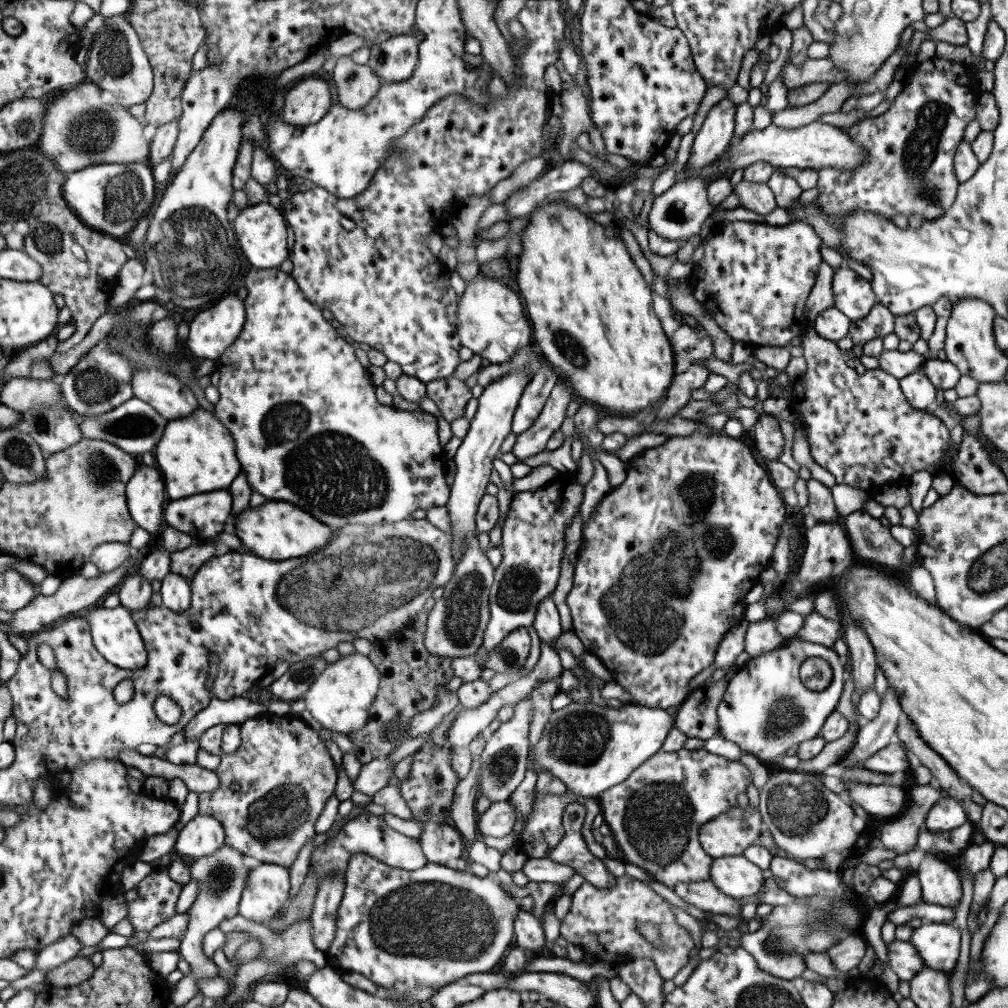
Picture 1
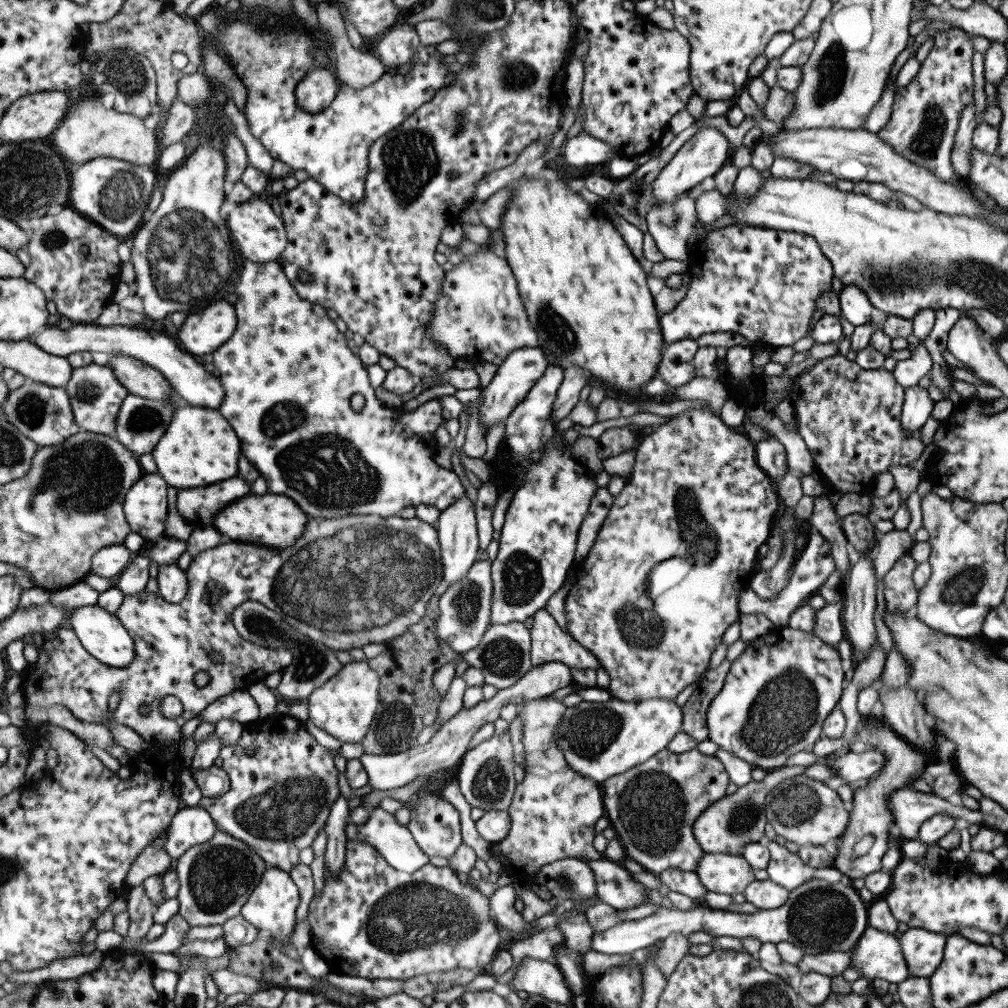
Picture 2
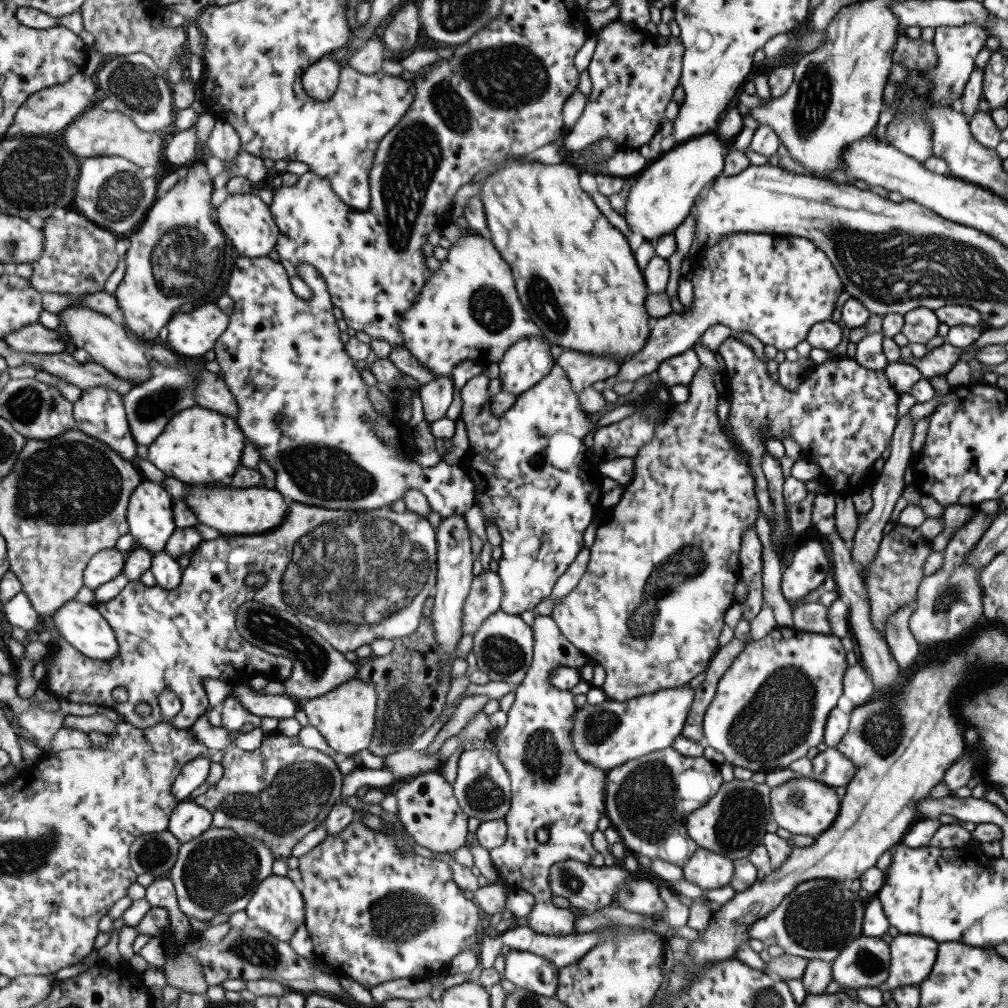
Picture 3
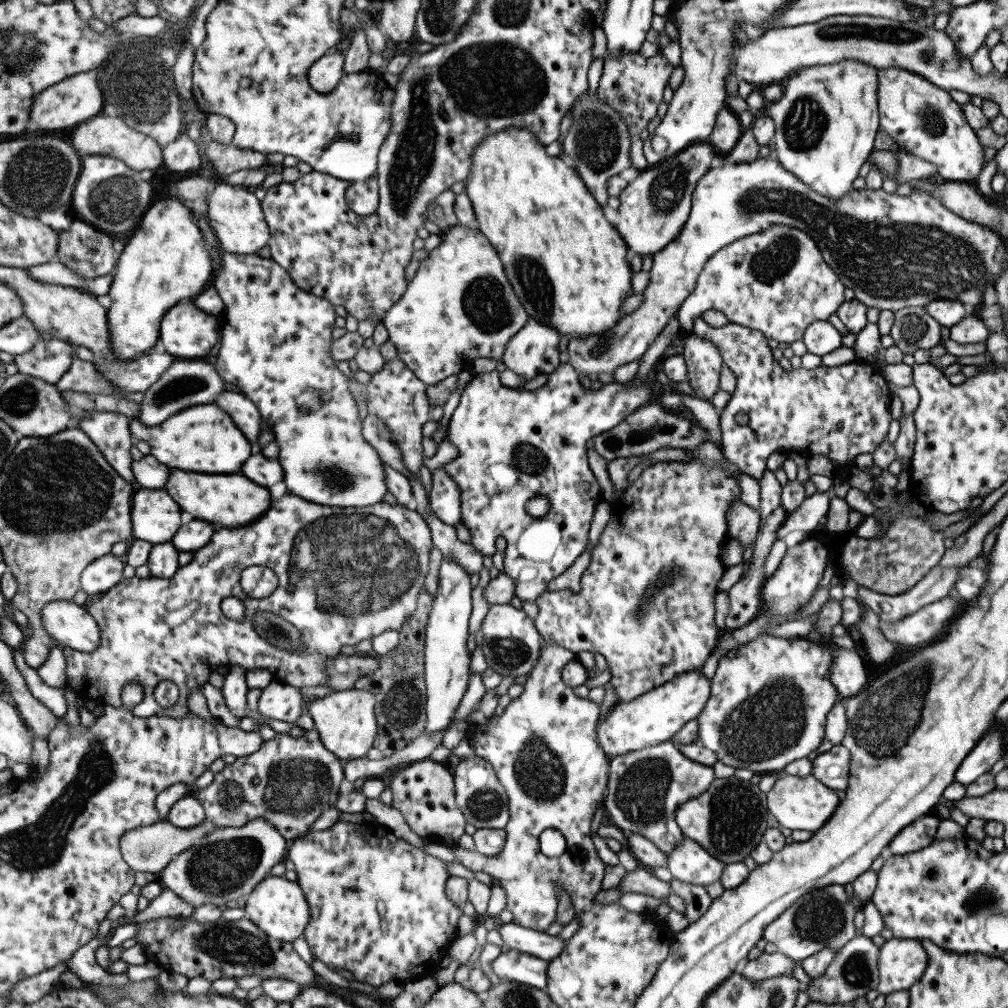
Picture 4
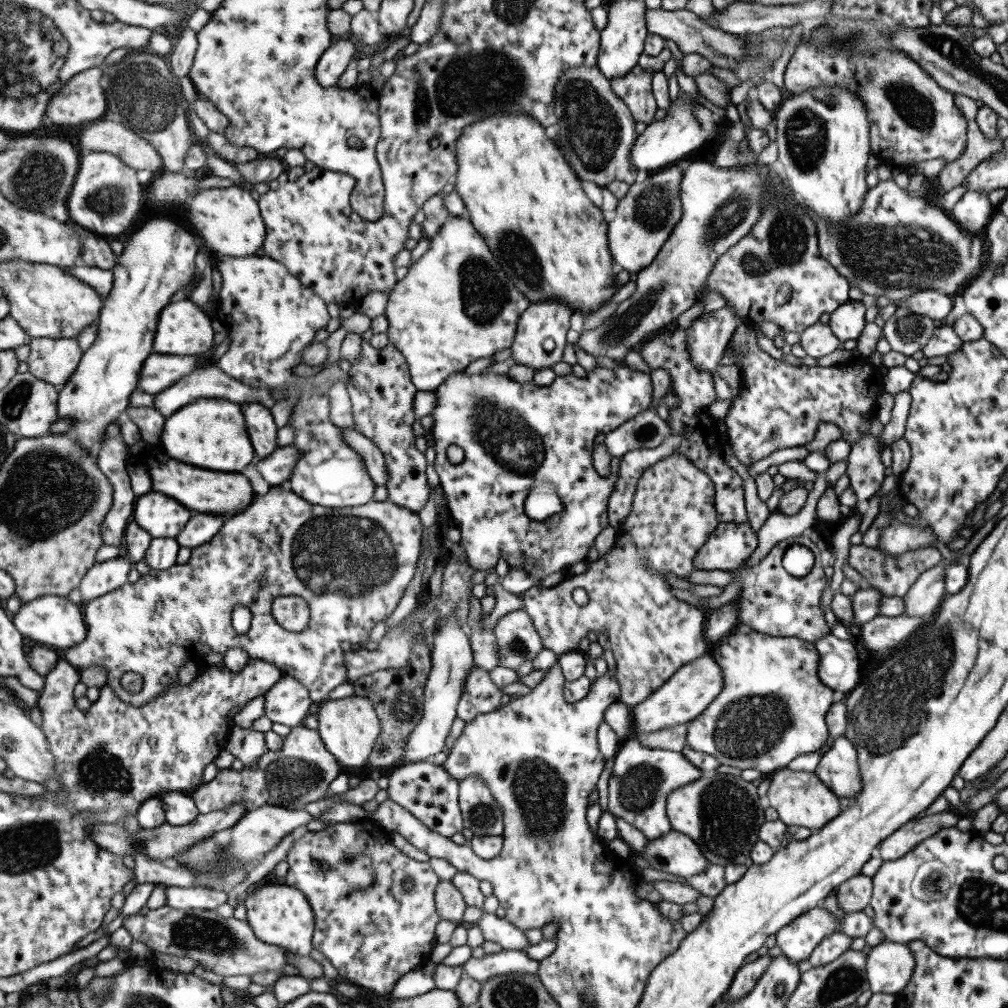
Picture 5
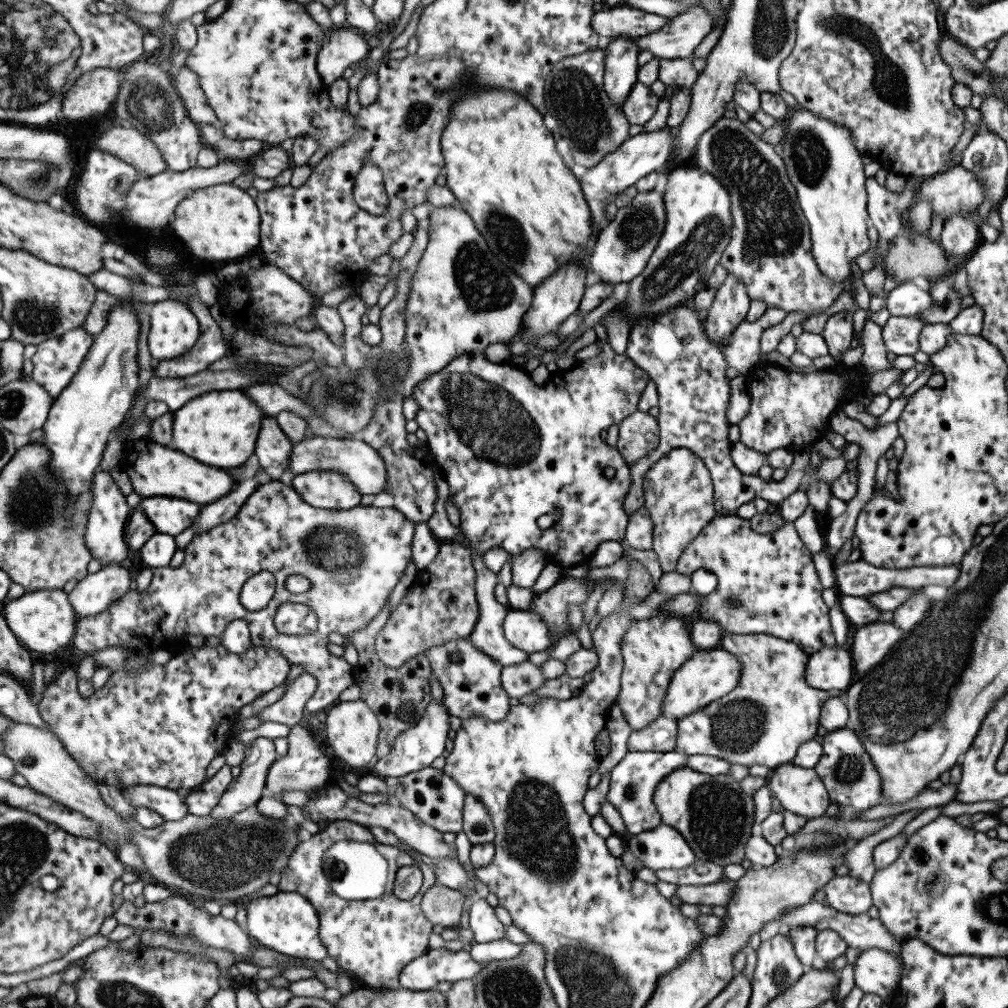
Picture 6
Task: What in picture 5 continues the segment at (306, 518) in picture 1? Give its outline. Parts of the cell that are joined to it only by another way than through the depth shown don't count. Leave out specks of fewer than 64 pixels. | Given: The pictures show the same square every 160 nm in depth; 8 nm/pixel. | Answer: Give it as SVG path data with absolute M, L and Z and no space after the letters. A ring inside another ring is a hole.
M169 456L165 462L153 464L152 467L149 467L147 460L143 460L142 463L151 471L155 491L171 494L171 498L183 502L191 510L199 510L199 513L225 514L227 517L233 517L235 514L241 514L243 510L247 510L247 506L251 506L255 500L253 484L243 474L203 470L203 468L189 466L185 462L173 460Z

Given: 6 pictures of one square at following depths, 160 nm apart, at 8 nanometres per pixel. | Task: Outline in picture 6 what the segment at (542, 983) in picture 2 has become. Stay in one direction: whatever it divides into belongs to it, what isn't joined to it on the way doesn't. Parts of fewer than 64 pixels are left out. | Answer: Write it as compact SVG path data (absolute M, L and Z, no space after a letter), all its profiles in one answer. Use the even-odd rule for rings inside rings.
M445 948L428 949L401 969L398 983L405 990L429 990L435 988L438 982L452 983L458 980L473 979L483 967L484 964L475 964L469 958L468 952L463 951L463 949L455 952L448 951Z

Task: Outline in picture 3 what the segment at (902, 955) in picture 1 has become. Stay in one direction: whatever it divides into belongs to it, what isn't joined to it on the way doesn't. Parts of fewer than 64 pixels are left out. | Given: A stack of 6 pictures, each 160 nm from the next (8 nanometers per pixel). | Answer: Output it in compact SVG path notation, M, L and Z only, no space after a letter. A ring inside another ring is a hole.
M861 935L849 942L829 964L831 978L839 985L839 991L876 987L889 974L887 938Z

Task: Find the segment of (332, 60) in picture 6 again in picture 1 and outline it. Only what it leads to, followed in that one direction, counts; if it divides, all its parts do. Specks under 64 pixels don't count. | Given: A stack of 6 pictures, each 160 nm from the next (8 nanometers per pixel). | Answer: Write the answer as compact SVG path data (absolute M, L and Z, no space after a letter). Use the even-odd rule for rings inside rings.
M310 76L292 86L284 98L282 119L293 126L307 126L325 116L331 106L331 92L324 80Z

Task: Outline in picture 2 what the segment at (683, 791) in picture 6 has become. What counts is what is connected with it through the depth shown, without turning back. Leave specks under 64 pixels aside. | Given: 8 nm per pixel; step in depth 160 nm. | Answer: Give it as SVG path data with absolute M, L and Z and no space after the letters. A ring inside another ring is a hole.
M783 765L774 770L768 770L765 776L759 781L749 781L743 786L738 786L731 795L725 795L717 802L708 806L695 823L691 825L692 835L696 843L704 853L732 854L739 855L745 845L760 842L763 837L763 828L767 824L765 819L765 806L763 798L767 791L775 788L777 783L791 778L794 775L801 775L806 767Z

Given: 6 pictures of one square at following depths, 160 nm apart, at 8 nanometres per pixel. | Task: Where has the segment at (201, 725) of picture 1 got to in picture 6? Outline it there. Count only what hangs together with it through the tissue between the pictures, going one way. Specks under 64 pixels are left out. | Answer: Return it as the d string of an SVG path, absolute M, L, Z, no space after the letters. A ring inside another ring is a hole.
M305 673L293 682L289 680L288 684L285 696L267 707L263 713L259 713L259 720L283 724L289 728L295 727L303 720L307 700L314 694L317 679Z

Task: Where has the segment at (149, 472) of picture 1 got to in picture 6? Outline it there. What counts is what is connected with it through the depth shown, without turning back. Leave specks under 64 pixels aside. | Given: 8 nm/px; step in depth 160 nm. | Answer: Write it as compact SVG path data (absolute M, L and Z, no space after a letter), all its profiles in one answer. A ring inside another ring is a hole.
M145 497L138 506L154 522L158 532L177 536L198 520L201 506L189 500Z

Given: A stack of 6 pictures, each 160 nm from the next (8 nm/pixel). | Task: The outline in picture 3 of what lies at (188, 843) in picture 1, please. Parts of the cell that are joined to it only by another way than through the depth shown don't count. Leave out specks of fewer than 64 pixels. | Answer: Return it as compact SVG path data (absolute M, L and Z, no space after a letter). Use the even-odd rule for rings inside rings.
M191 800L181 801L171 816L169 831L182 844L202 836L214 826L214 815L206 807Z

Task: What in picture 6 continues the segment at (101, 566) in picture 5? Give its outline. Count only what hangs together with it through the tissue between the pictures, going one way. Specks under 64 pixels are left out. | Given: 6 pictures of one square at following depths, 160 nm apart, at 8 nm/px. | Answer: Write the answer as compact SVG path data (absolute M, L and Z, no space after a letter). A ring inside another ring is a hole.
M111 563L80 580L69 598L77 618L81 620L107 611L130 592L129 586L131 572L120 563Z

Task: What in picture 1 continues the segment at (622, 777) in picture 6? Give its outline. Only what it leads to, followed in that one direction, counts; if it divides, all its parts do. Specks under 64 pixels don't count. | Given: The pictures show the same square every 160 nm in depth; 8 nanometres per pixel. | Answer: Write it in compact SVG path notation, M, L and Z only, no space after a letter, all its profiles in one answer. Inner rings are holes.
M704 749L701 750L677 750L677 752L666 752L658 751L656 754L653 754L651 758L647 758L646 762L640 764L623 782L604 790L600 796L597 798L600 806L600 813L603 816L604 823L609 827L612 839L616 848L619 850L620 858L624 862L635 864L639 866L641 870L657 882L661 882L670 889L673 889L676 884L680 882L699 882L700 880L708 880L710 866L712 863L712 858L705 854L705 851L701 848L701 845L698 843L698 832L699 827L711 819L727 813L732 806L735 806L735 796L741 794L741 792L746 792L748 782L751 781L751 773L741 762L731 762L731 760L725 760L721 756L715 754L710 754Z

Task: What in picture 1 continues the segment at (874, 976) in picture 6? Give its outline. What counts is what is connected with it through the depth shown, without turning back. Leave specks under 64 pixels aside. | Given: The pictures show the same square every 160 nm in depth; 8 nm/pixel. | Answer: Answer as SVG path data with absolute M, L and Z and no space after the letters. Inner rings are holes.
M923 921L913 929L909 941L919 953L924 968L936 971L952 970L959 956L959 928L952 923Z

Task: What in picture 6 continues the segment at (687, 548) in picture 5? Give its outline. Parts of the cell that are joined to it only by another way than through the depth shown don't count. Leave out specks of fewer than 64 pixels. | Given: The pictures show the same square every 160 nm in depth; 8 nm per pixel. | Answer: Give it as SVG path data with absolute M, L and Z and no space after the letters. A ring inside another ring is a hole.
M686 448L671 449L659 458L647 470L643 482L643 504L651 521L651 549L657 555L662 572L673 572L678 558L688 544L702 532L702 528L713 518L714 499L712 498L712 481L703 461ZM563 576L551 588L542 593L532 594L530 611L538 614L545 623L548 636L558 639L571 631L567 622L567 606L585 602L593 588L585 582L585 578ZM657 609L649 618L635 619L621 637L622 669L616 700L623 720L633 731L649 726L662 715L661 702L671 676L697 650L690 639L688 620L688 616L670 615Z

